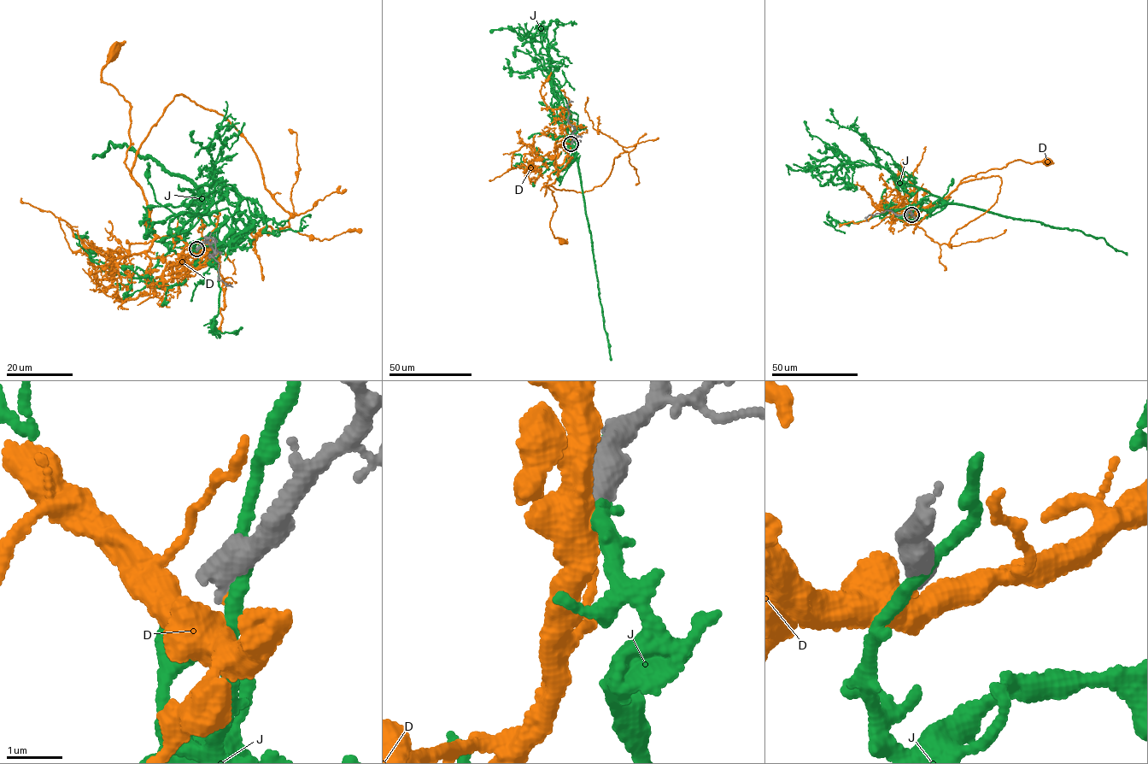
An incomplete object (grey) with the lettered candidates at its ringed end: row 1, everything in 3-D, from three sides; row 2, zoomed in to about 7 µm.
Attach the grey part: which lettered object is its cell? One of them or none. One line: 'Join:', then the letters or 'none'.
Join: none

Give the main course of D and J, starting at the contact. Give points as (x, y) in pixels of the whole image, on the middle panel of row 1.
D: (571, 143), (558, 167), (555, 182), (548, 187), (557, 207), (550, 228), (553, 237), (563, 241)
J: (571, 143), (573, 135), (570, 148), (577, 161), (611, 360)

